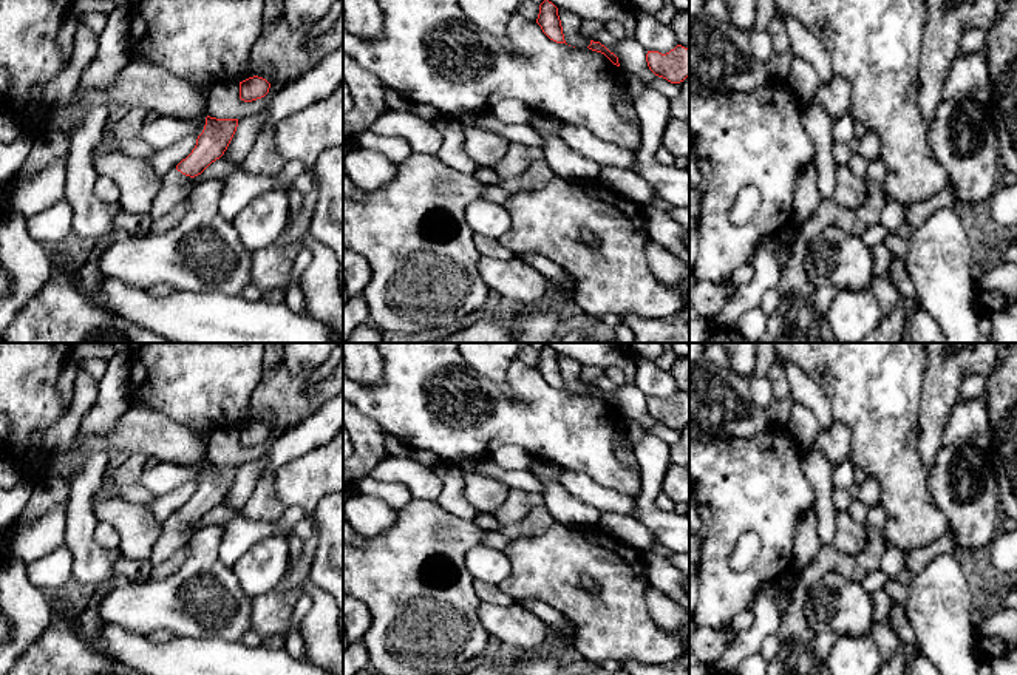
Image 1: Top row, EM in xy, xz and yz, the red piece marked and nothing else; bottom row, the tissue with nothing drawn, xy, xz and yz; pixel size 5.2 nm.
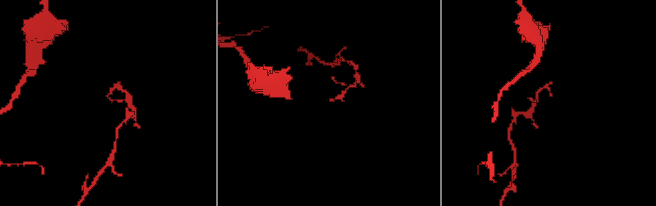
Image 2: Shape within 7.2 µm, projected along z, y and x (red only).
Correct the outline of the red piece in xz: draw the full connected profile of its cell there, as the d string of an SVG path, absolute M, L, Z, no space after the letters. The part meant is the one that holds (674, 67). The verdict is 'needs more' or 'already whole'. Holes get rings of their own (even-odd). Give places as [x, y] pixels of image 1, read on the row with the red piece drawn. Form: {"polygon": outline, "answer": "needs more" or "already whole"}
{"polygon": "M682 45L666 54L648 51L646 62L655 76L671 83L680 83L689 76L689 49Z", "answer": "already whole"}

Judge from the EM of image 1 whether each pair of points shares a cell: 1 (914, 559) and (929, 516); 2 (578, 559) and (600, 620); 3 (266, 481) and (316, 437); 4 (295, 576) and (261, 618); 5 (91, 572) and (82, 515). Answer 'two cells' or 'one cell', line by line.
1: two cells
2: one cell
3: one cell
4: one cell
5: one cell

